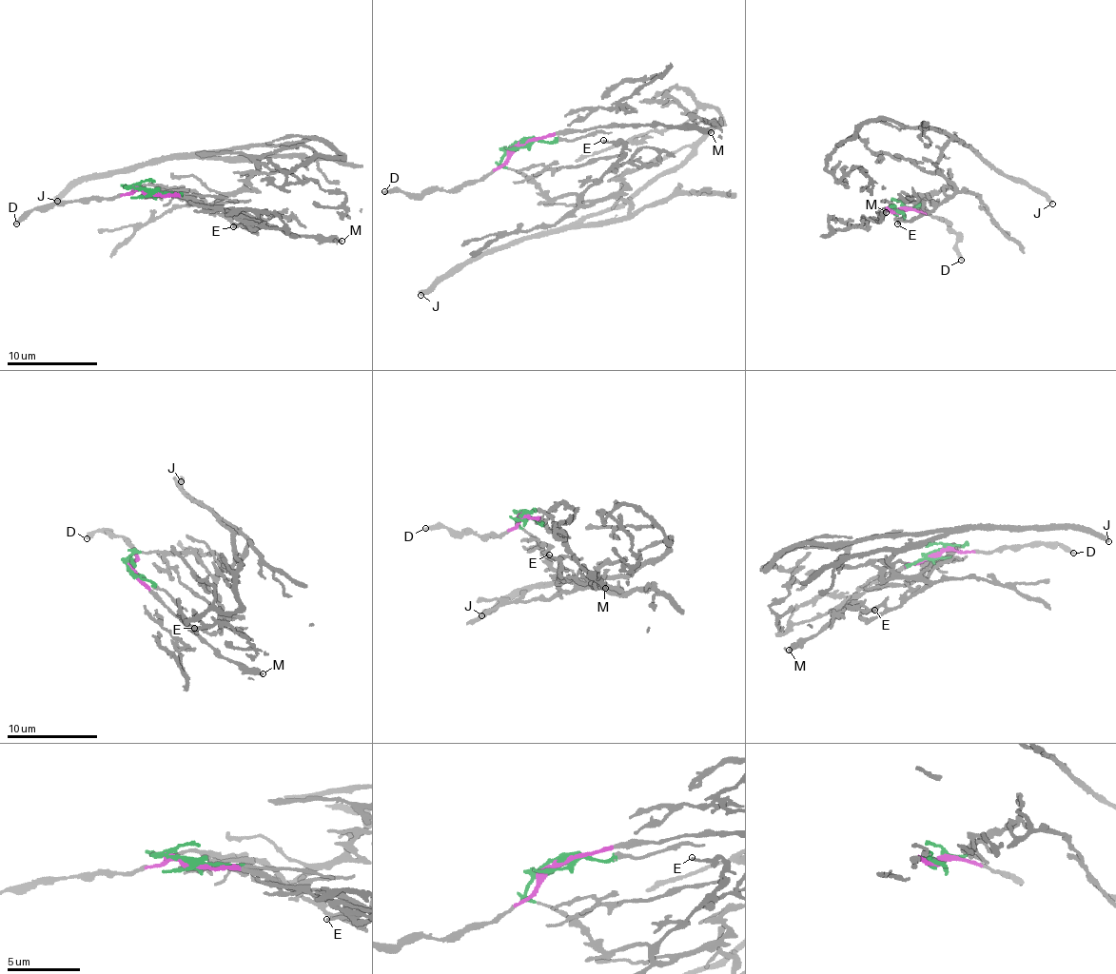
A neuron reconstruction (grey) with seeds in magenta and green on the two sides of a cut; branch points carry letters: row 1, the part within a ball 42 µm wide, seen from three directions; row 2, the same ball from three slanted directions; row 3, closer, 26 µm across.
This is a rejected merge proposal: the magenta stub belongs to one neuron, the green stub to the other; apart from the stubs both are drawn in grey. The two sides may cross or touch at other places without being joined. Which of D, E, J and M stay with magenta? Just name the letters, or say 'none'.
D, M

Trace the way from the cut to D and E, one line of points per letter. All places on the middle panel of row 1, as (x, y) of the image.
D: (520, 143), (500, 165), (449, 191), (383, 191)
E: (520, 143), (501, 163), (524, 172), (552, 198), (562, 198), (583, 194), (620, 156), (623, 143), (602, 139)

